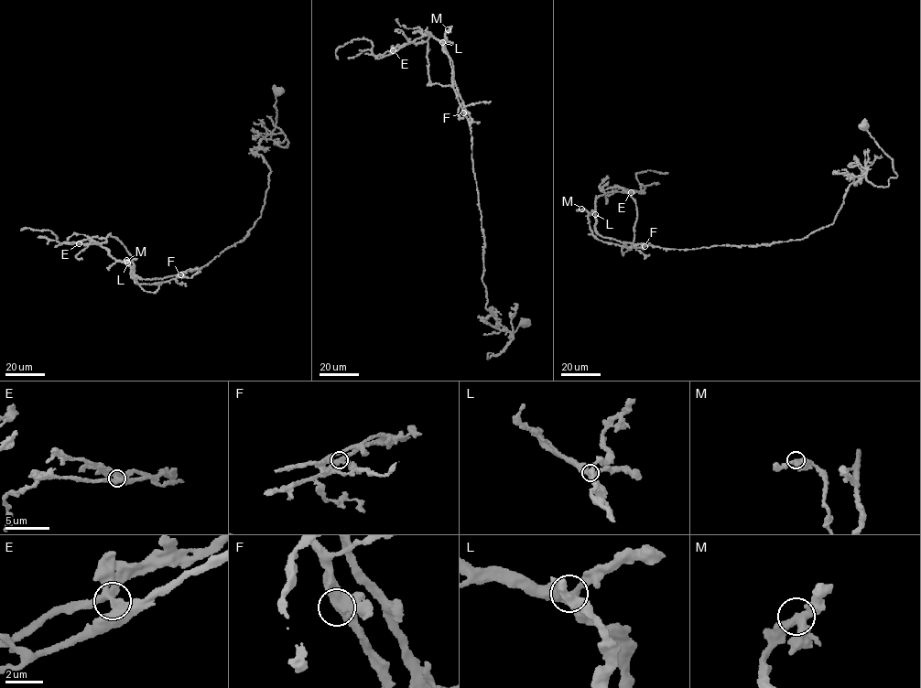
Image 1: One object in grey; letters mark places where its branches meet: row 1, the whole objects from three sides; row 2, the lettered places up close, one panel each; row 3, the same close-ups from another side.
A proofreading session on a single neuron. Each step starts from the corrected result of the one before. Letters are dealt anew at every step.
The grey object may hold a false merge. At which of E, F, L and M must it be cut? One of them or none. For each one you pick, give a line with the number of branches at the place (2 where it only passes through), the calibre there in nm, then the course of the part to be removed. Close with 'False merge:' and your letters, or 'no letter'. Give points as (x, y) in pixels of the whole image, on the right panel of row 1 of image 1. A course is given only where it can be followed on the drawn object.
E: 3 branches meet; 400 nm thick; foreign part runs (631, 192), (610, 192), (597, 198), (594, 228), (602, 237), (646, 244)
False merge: E

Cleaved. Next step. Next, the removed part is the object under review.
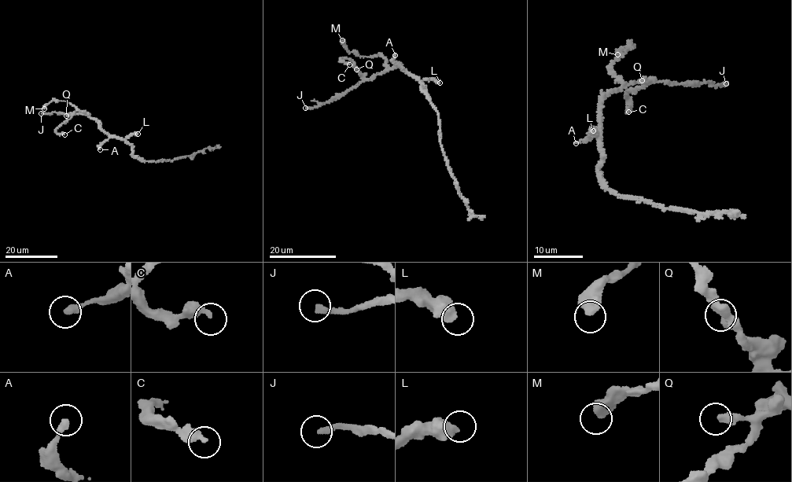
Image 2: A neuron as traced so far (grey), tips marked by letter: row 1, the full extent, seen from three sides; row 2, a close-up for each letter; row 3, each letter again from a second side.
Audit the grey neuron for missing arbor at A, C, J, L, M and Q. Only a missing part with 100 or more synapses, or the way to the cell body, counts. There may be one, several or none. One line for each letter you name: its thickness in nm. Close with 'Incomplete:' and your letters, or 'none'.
J: Thickness 280 nm
Incomplete: J

